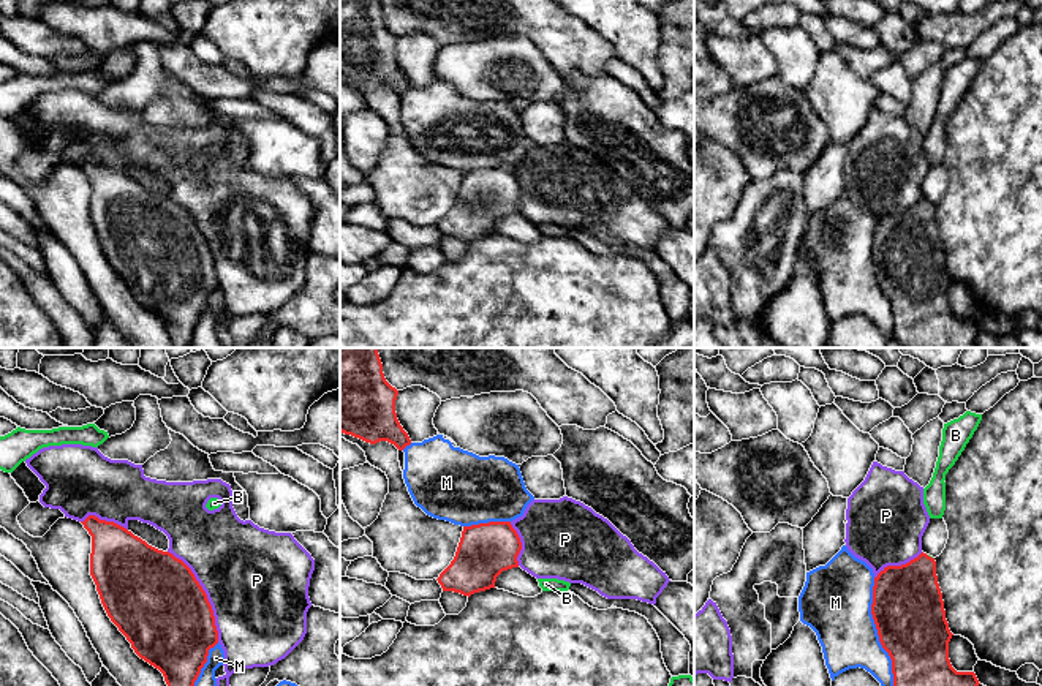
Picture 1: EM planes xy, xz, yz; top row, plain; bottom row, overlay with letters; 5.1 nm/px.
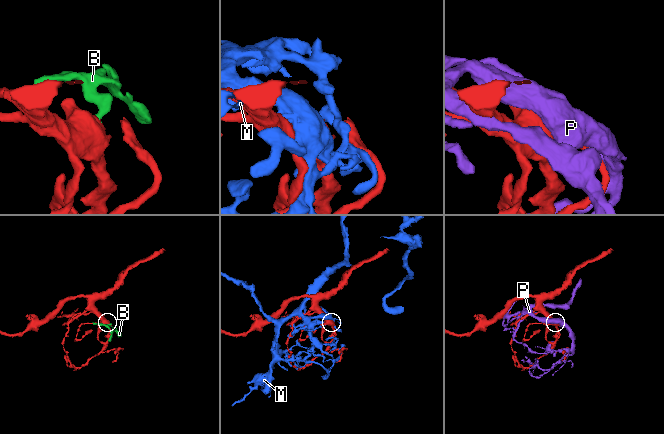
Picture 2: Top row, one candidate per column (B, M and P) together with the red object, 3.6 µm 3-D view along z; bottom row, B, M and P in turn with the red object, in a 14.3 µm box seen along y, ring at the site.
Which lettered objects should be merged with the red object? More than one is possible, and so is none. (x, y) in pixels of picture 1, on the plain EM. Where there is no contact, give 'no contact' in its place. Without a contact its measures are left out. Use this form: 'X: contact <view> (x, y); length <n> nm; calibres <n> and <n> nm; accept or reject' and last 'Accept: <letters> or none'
B: contact yz (930, 203); length 40 nm; calibres 360 and 20 nm; accept
M: contact yz (878, 280); length 600 nm; calibres 360 and 340 nm; reject
P: contact xy (206, 241); length 550 nm; calibres 460 and 500 nm; reject
Accept: B

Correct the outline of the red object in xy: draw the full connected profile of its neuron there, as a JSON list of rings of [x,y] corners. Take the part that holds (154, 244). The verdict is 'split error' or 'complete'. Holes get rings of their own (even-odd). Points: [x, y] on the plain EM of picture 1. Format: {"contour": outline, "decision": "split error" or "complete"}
{"contour": [[[95,161],[81,169],[92,182],[90,221],[108,262],[134,299],[163,319],[172,346],[188,348],[209,296],[218,289],[206,237],[182,205],[149,191],[126,174]]], "decision": "complete"}

